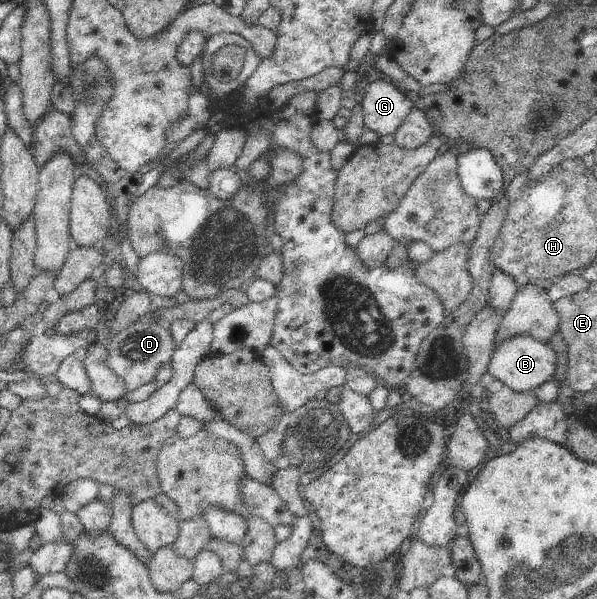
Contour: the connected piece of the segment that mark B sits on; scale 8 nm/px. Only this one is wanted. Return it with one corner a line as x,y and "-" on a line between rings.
517,335
497,345
496,351
490,358
487,371
513,392
524,393
533,391
553,379
556,371
555,360
556,349
549,344
542,344
529,335

